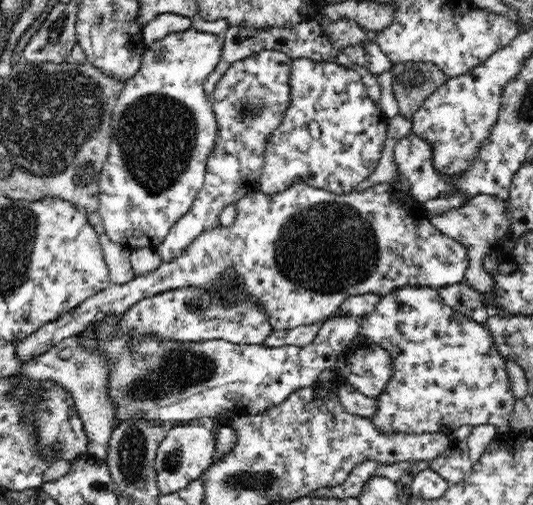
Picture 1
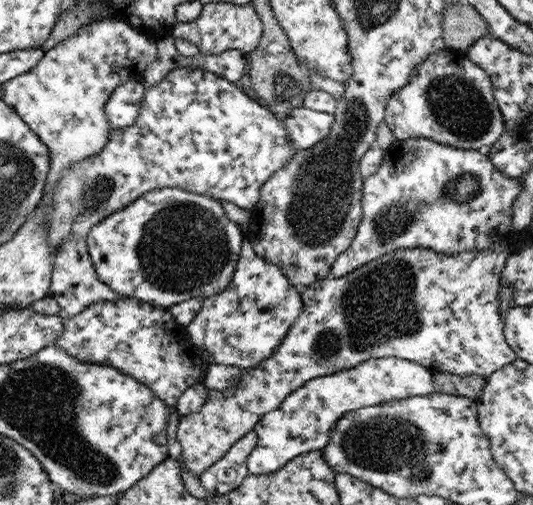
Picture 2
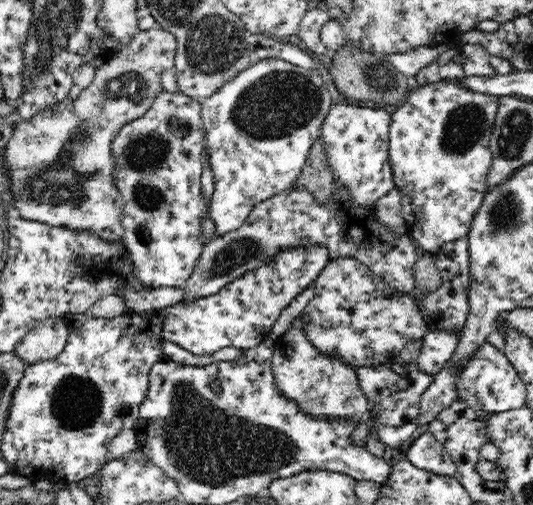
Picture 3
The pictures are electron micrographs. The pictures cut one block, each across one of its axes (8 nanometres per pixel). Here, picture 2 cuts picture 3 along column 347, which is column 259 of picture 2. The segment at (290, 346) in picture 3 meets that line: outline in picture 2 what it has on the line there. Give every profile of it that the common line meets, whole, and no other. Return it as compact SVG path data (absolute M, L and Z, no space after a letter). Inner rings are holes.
M510 238L499 239L492 244L489 250L485 250L484 252L471 251L458 253L457 255L437 253L426 248L403 248L391 252L388 255L381 256L372 262L363 264L342 277L336 279L324 278L320 281L315 281L313 285L305 288L300 285L296 286L295 290L300 297L301 304L304 304L304 309L299 311L299 315L297 315L295 321L291 323L291 327L288 328L288 333L285 333L285 336L281 339L281 343L277 345L276 350L262 363L257 364L253 368L244 369L243 373L239 375L237 383L233 383L231 387L225 387L225 389L221 391L217 391L217 389L207 389L207 398L201 403L201 407L199 407L197 411L189 413L186 416L179 416L175 428L175 438L181 447L183 466L185 466L195 478L199 478L202 472L205 472L211 464L215 464L215 460L219 460L233 443L237 442L242 436L245 436L247 432L251 432L254 428L254 424L258 422L258 419L261 419L267 412L279 407L281 401L289 395L290 392L297 390L297 388L303 386L303 384L312 378L327 376L334 372L353 368L357 364L363 363L365 360L399 358L419 364L432 373L448 372L449 374L457 374L457 376L461 376L461 378L463 378L463 376L471 376L471 374L485 378L492 372L495 372L495 370L499 370L499 368L510 364L516 357L514 356L514 352L507 346L507 342L502 333L503 322L501 316L499 316L499 307L497 307L499 306L497 294L499 293L500 286L499 273L501 273L501 269L504 268L505 260L510 256L511 249L512 240Z

